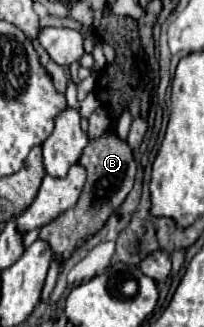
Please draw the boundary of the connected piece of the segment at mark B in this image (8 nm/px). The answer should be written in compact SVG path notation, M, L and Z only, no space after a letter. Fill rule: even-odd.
M105 131L101 137L89 139L79 163L87 169L87 183L83 187L77 205L59 215L57 219L53 219L51 223L47 223L45 227L41 227L39 233L41 239L49 241L53 253L61 255L63 259L67 259L83 239L91 237L105 225L107 217L123 203L123 199L127 197L127 193L133 189L135 183L137 165L133 159L133 151L127 141L117 137L117 133Z

